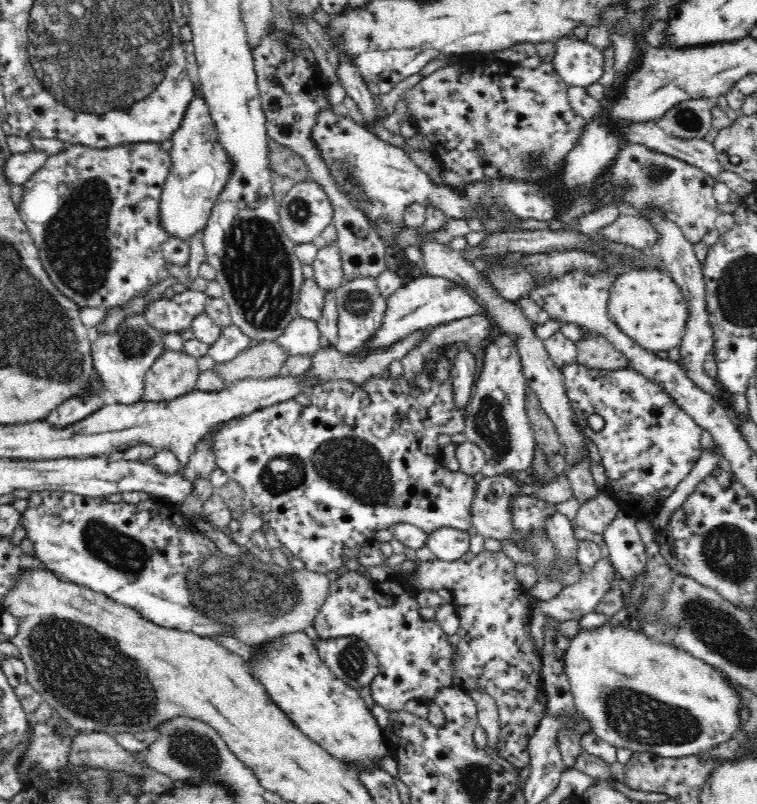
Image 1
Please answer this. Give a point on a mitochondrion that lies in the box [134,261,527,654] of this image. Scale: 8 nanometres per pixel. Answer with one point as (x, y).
(352, 465)

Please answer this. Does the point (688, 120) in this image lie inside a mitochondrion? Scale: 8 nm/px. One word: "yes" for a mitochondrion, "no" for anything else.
yes

